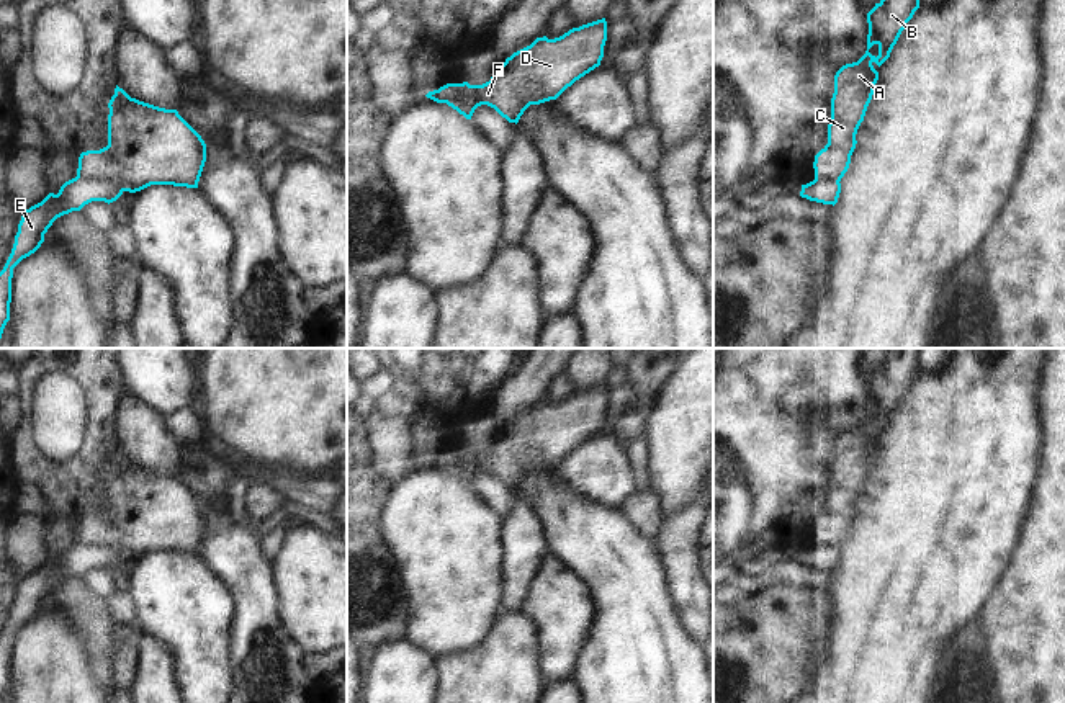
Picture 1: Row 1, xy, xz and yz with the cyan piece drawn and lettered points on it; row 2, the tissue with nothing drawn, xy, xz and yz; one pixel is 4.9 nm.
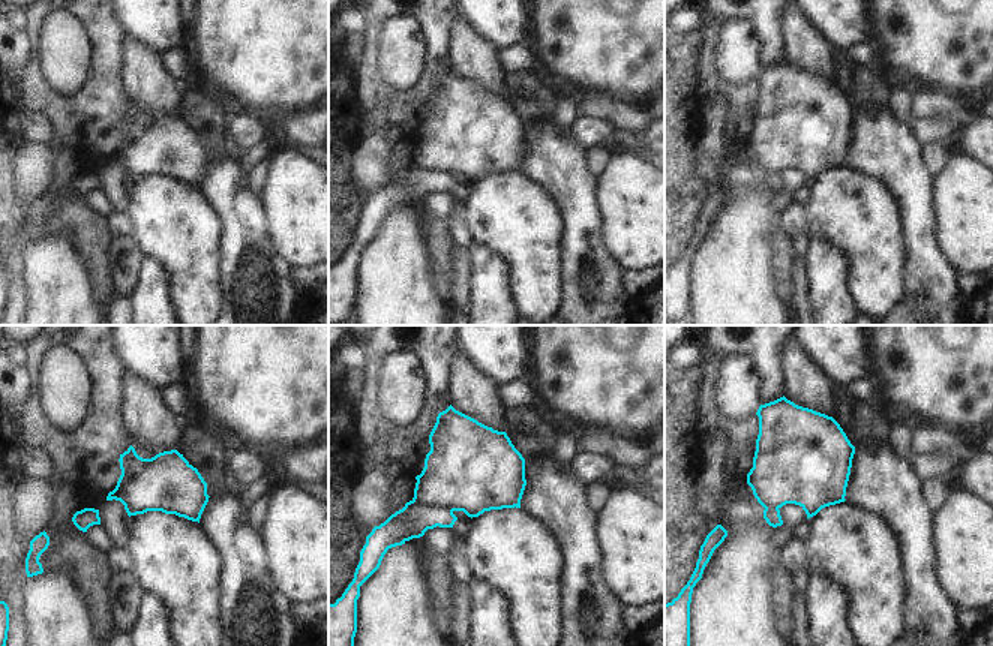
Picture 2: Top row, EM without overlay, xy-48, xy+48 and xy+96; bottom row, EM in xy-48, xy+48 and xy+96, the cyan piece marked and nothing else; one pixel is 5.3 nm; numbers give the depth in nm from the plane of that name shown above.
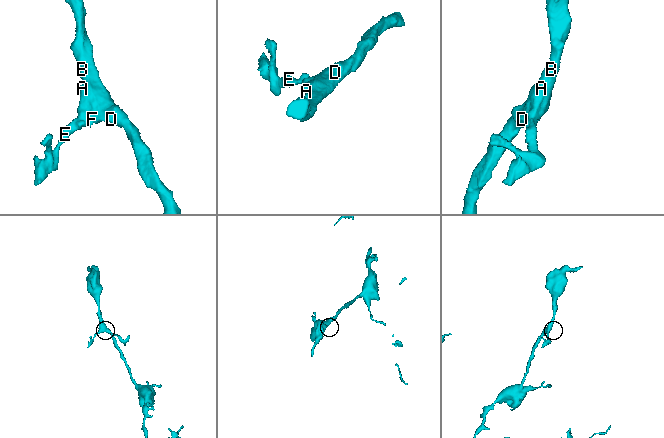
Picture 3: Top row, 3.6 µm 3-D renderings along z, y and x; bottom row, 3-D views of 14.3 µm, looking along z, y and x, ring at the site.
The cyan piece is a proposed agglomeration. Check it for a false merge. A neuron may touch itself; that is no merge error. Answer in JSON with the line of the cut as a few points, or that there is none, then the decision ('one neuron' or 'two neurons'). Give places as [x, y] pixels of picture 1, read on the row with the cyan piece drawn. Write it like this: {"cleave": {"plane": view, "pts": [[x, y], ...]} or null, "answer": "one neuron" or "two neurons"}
{"cleave": {"plane": "xy", "pts": [[77, 175], [92, 180], [110, 180], [123, 190]]}, "answer": "two neurons"}

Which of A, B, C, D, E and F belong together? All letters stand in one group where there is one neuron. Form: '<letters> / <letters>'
A B C D F / E

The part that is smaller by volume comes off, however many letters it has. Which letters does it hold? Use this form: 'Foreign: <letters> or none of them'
Foreign: E

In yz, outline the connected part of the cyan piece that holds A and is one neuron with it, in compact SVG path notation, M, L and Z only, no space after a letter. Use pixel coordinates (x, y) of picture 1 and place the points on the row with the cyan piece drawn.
M880 0L867 13L869 34L865 54L843 65L834 75L828 144L815 155L816 180L841 181L856 149L856 134L872 100L880 67L896 44L906 23L919 8L919 0Z

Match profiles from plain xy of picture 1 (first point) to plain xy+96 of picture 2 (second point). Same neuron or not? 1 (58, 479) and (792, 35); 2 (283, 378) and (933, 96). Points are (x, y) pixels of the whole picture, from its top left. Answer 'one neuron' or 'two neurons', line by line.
1: two neurons
2: two neurons

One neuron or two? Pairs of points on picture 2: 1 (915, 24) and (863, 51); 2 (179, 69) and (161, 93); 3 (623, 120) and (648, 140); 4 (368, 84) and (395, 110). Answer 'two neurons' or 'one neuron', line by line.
1: two neurons
2: two neurons
3: two neurons
4: one neuron

